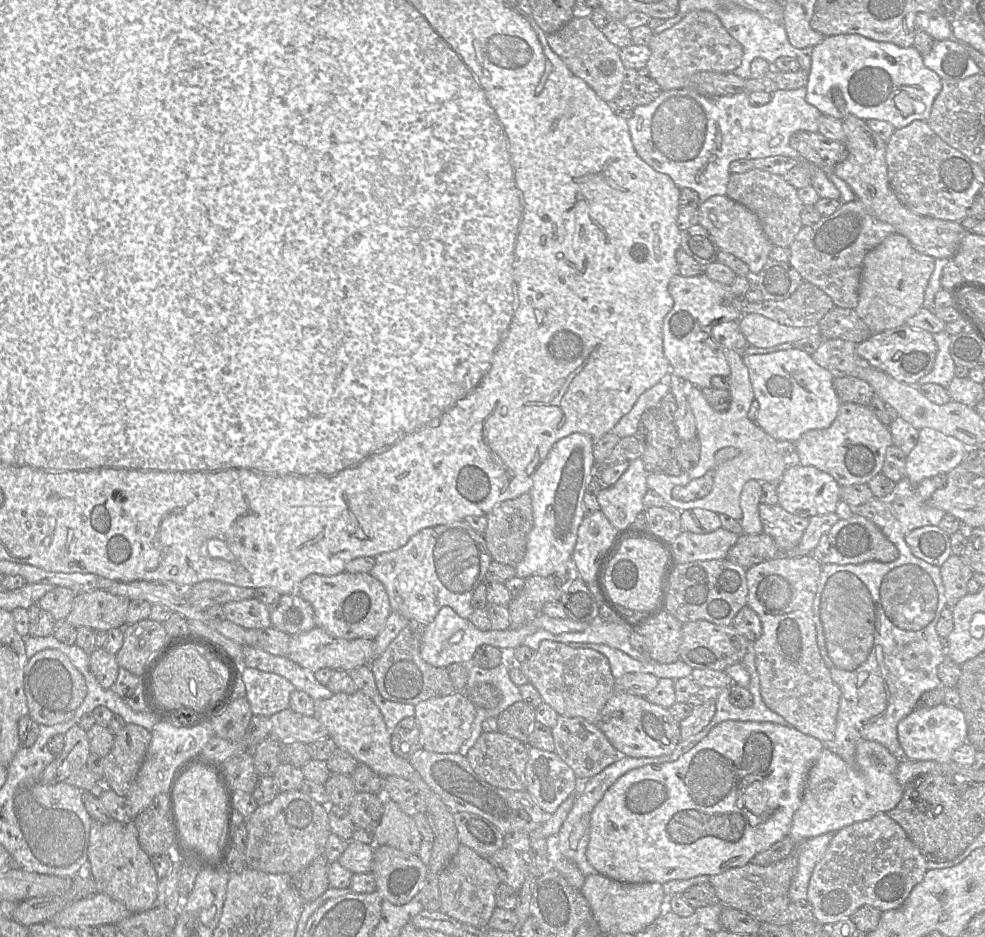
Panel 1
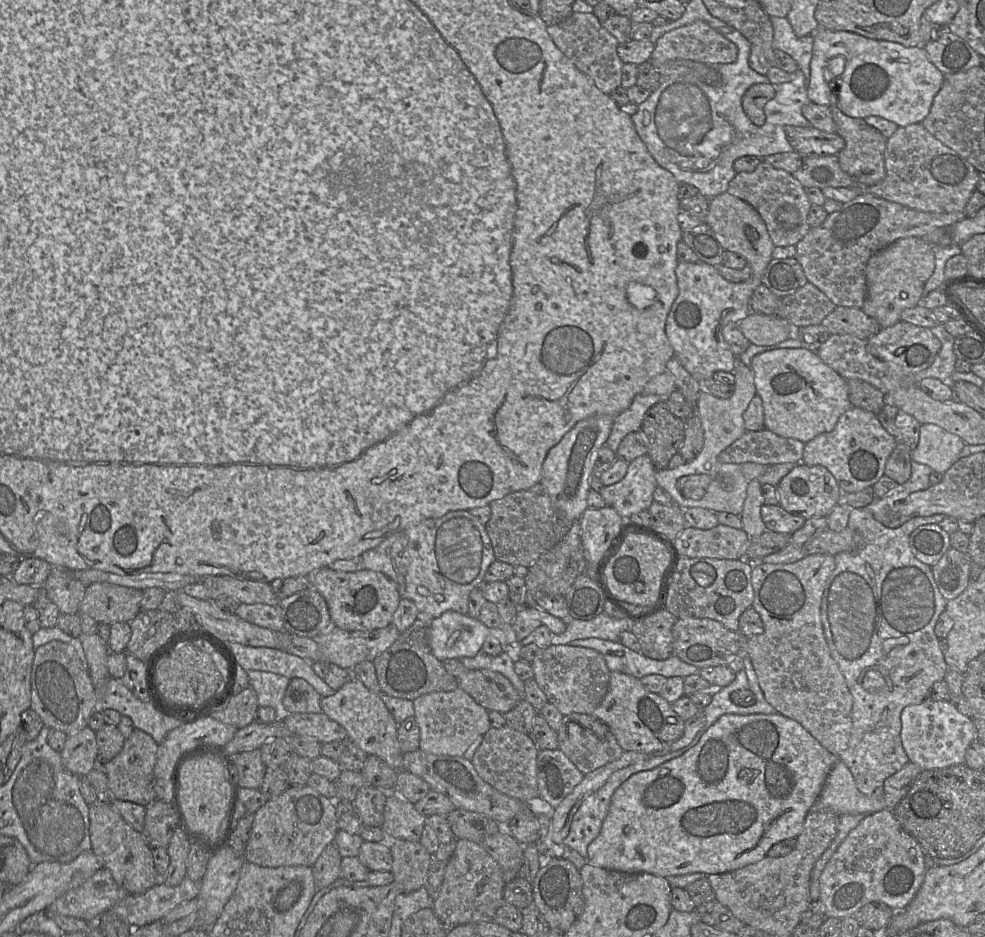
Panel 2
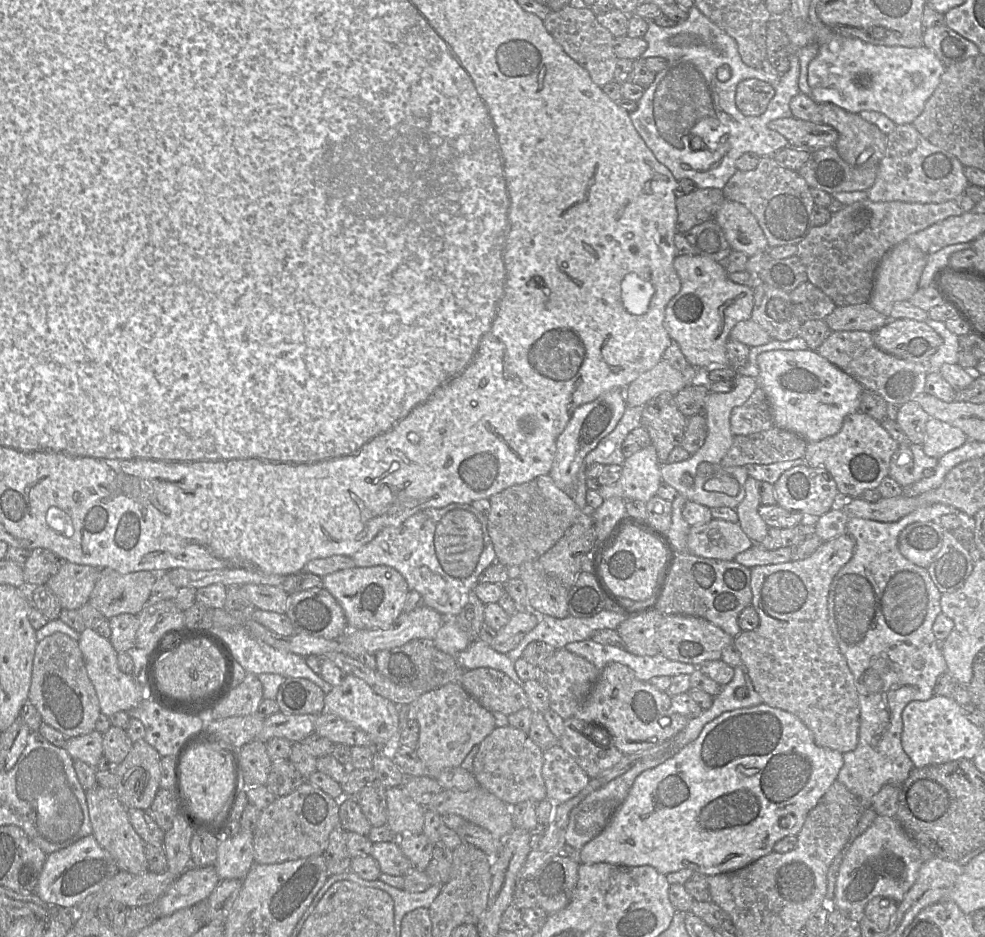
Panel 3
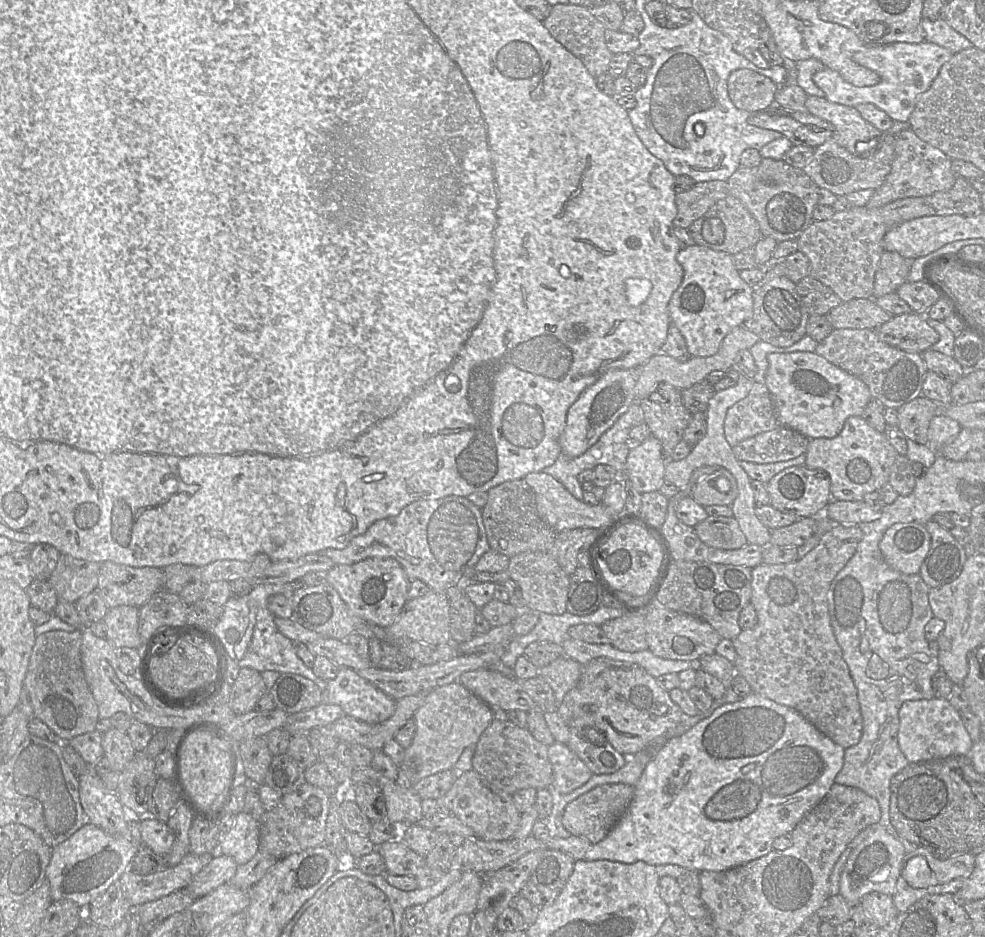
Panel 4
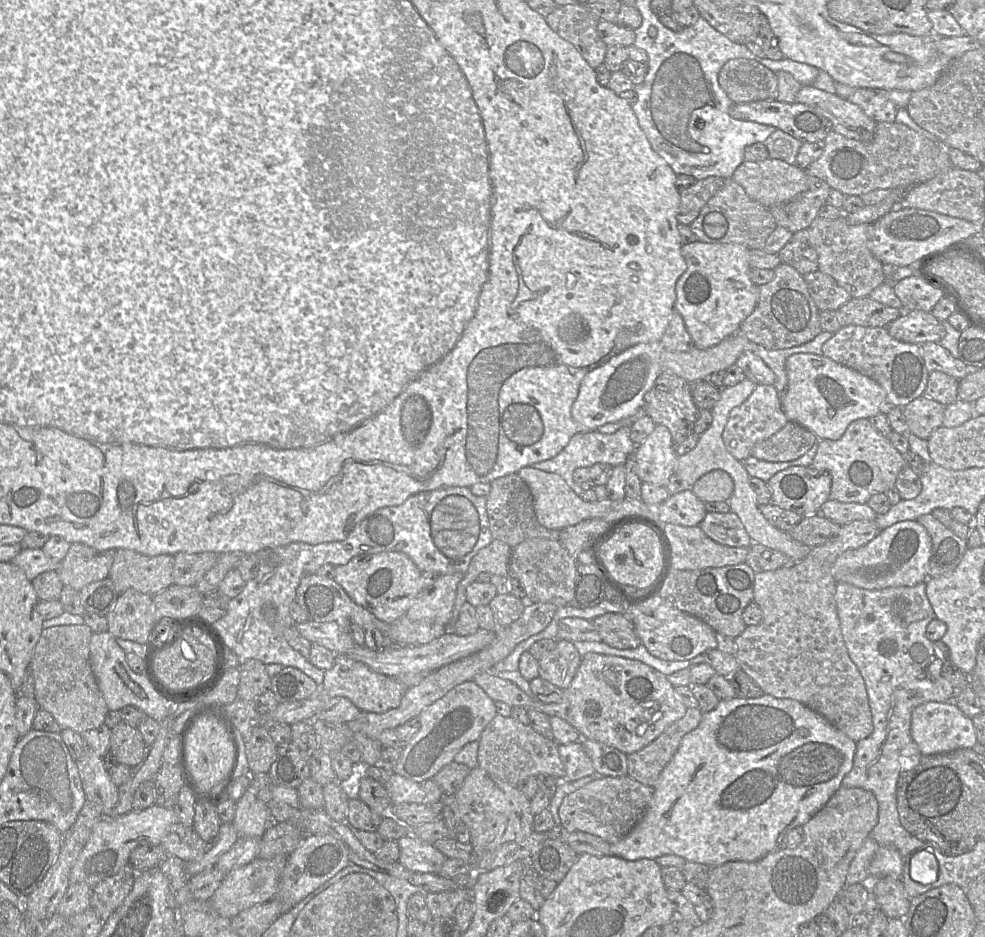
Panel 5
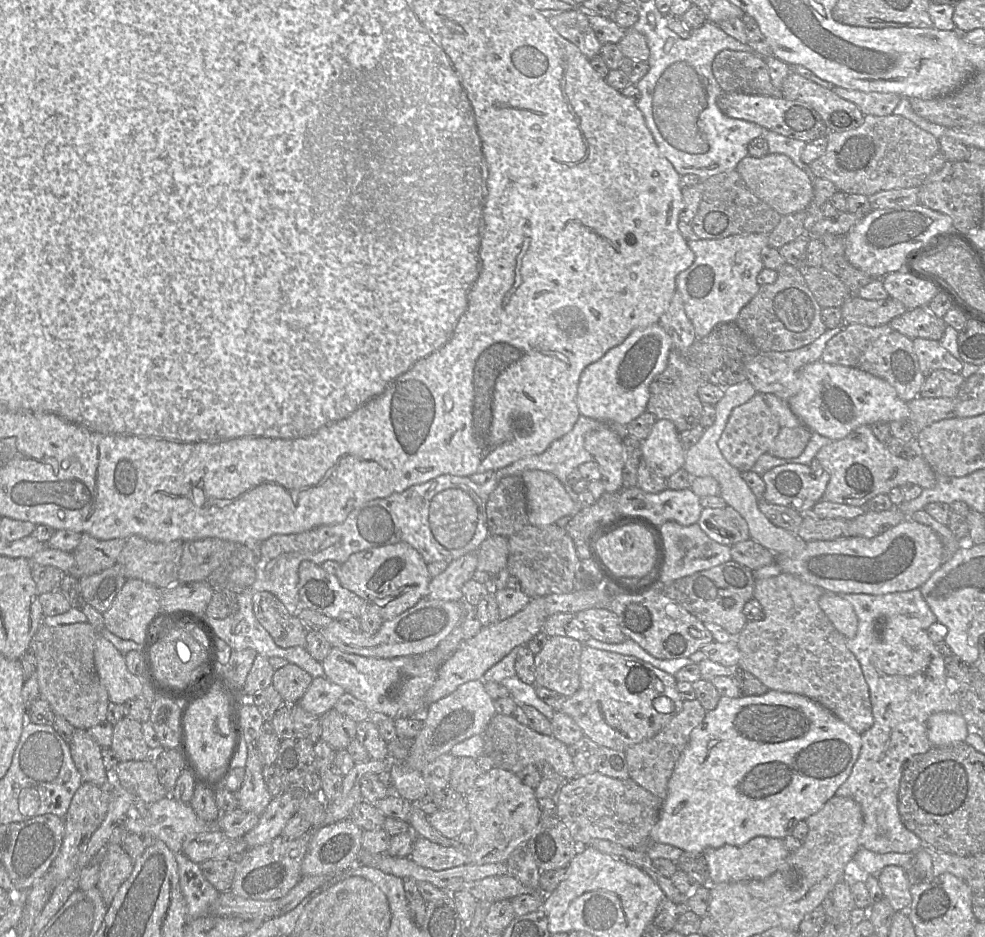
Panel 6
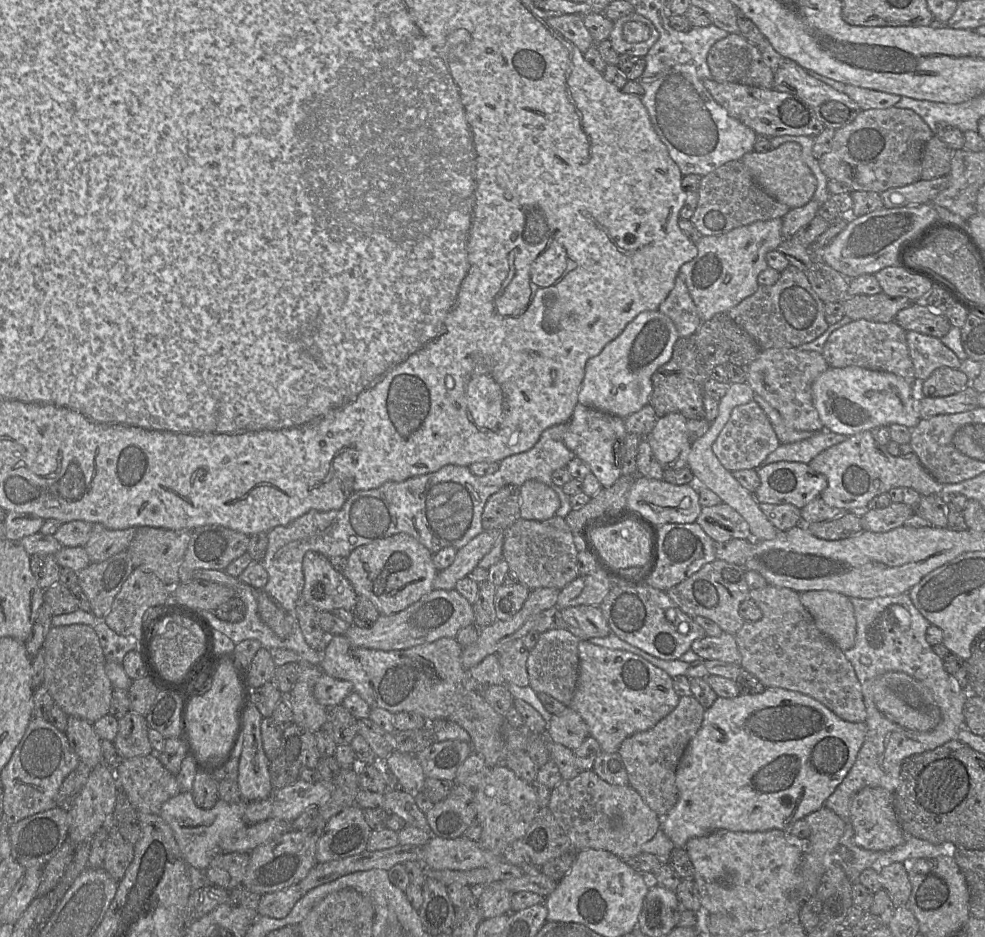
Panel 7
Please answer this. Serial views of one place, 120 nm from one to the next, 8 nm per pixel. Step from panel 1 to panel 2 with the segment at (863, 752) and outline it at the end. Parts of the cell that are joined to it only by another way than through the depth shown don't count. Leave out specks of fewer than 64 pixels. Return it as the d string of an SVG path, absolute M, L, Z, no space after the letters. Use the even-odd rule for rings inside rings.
M837 760L824 782L823 788L809 811L829 811L837 816L845 814L872 814L888 809L883 798L862 794L848 767Z

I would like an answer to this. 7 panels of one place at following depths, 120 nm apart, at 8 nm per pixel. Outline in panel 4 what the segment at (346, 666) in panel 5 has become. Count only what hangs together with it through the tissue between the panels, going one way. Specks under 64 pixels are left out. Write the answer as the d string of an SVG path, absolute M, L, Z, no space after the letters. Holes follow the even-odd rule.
M339 667L337 676L322 691L322 703L338 705L345 715L369 724L389 719L396 701L349 667Z

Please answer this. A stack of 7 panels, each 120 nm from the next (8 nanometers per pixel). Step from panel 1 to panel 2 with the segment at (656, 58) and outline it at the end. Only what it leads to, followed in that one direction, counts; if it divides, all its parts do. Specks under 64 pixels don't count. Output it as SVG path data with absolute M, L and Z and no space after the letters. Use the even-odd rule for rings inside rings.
M697 20L662 35L654 44L650 62L657 68L674 59L692 60L708 65L728 64L737 60L738 48L735 43L712 28L708 23Z

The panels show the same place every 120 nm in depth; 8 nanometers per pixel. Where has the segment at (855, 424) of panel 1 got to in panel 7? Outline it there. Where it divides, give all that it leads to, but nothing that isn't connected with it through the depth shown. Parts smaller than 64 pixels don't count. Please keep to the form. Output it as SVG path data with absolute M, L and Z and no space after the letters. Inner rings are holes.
M869 430L848 436L814 457L808 465L827 478L827 487L820 498L832 507L847 511L864 511L876 496L887 493L893 487L911 487L921 495L939 494L943 484L936 480L913 453L893 456L886 445L878 444Z

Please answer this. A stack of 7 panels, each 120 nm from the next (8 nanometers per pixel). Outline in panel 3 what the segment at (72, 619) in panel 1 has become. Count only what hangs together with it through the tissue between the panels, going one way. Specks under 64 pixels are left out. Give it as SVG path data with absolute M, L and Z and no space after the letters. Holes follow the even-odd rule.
M100 569L100 576L91 592L89 603L100 611L106 619L119 614L138 615L151 597L151 590L160 573L138 571L121 574L113 569Z

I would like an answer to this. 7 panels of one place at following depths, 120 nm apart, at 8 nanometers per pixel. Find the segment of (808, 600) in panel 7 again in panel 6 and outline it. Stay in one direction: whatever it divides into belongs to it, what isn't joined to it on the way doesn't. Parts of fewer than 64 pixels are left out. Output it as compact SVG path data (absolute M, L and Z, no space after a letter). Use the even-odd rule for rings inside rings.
M823 593L819 606L834 628L845 638L851 639L857 632L857 618L851 604L841 595Z

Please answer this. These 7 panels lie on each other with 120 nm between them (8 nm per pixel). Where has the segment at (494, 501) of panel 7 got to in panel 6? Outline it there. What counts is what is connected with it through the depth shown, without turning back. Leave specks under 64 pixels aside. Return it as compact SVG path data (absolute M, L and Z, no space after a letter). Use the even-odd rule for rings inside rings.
M521 476L502 478L486 503L486 522L490 535L506 538L529 524L526 487Z

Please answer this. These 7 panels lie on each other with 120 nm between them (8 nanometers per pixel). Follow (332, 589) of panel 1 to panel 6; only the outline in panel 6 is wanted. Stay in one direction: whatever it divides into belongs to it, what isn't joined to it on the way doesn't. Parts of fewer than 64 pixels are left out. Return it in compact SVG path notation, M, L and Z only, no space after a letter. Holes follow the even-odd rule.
M406 542L369 548L350 555L336 574L341 585L372 605L383 620L392 619L428 596L432 580L421 554Z

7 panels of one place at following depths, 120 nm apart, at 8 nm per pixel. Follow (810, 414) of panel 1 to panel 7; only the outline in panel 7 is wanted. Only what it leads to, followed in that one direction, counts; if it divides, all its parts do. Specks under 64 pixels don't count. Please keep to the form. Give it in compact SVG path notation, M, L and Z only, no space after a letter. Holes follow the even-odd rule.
M859 366L829 367L812 384L814 406L824 429L854 435L877 426L901 424L913 428L921 419L917 410L917 384L886 371L875 371Z

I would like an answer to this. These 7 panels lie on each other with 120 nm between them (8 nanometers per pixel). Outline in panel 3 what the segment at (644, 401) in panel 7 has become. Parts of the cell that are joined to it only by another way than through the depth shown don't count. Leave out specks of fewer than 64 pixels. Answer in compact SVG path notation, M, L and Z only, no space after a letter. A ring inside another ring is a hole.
M620 389L607 391L592 402L577 407L565 429L558 436L556 455L549 475L555 484L571 498L574 497L578 471L586 455L596 448L600 440L615 429L625 409L625 392Z

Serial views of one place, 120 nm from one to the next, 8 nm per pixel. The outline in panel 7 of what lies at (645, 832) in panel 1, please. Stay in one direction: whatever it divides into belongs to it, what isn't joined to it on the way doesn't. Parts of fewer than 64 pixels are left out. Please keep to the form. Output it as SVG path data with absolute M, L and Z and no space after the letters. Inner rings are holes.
M767 687L760 694L740 694L735 698L718 697L712 706L705 710L702 725L687 746L676 770L678 800L669 813L662 818L662 830L675 847L684 848L691 838L708 835L717 830L734 832L762 832L772 829L788 831L791 825L822 808L827 798L844 780L853 766L867 732L864 722L852 723L839 718L826 706L810 696L783 688Z

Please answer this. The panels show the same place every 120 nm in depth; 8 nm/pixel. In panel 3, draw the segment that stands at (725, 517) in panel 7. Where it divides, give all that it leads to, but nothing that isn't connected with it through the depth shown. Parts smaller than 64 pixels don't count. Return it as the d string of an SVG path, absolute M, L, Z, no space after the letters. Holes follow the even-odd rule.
M723 519L694 525L689 528L687 537L687 552L693 555L724 561L732 561L736 555L749 549L754 542L744 533L739 523L733 523Z

